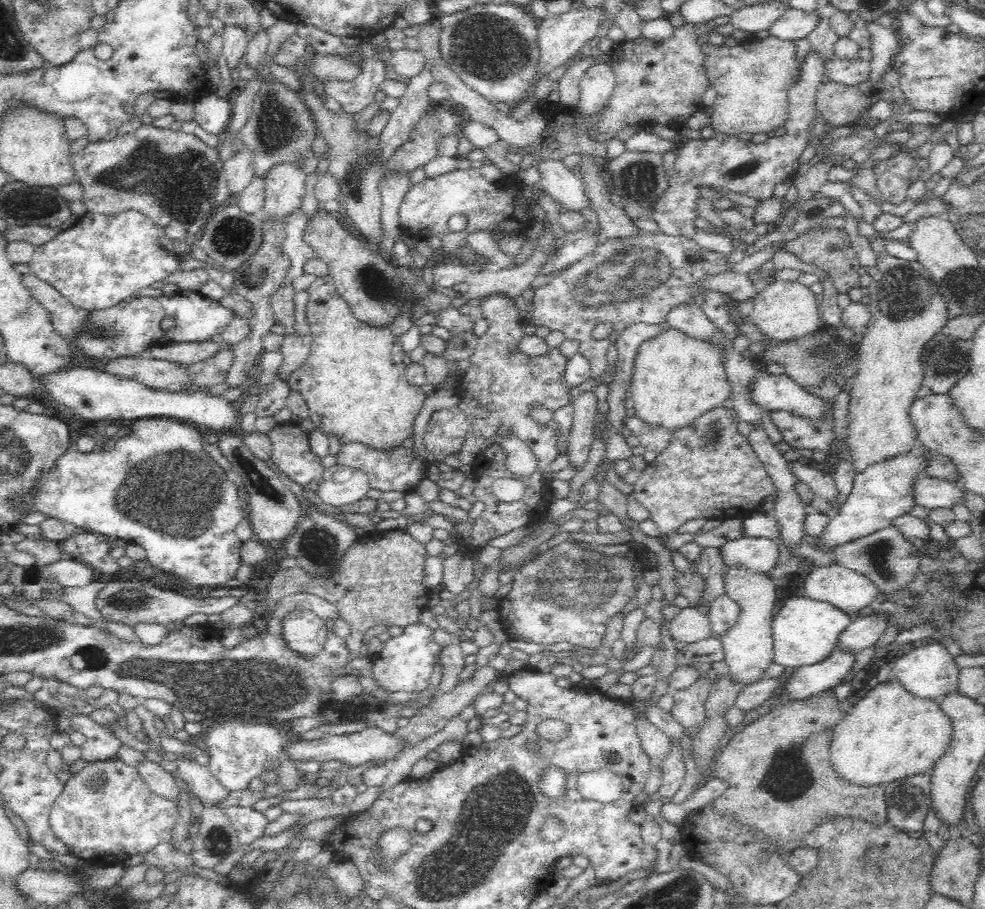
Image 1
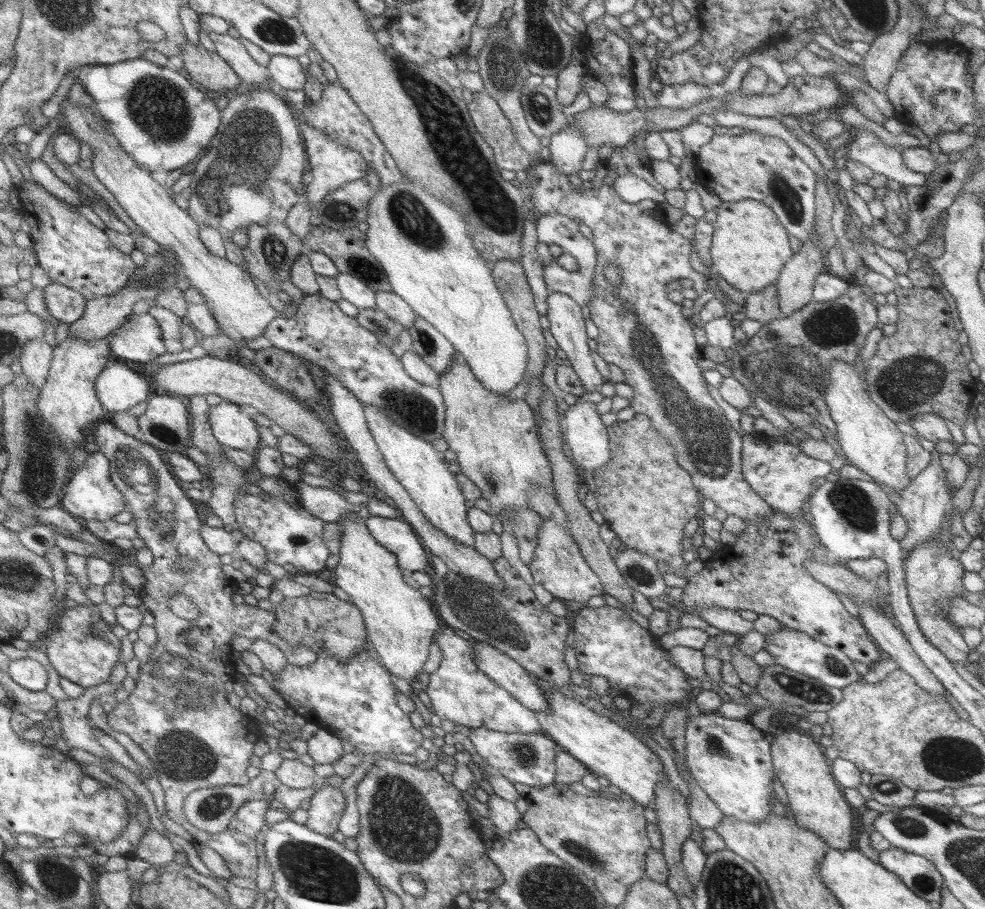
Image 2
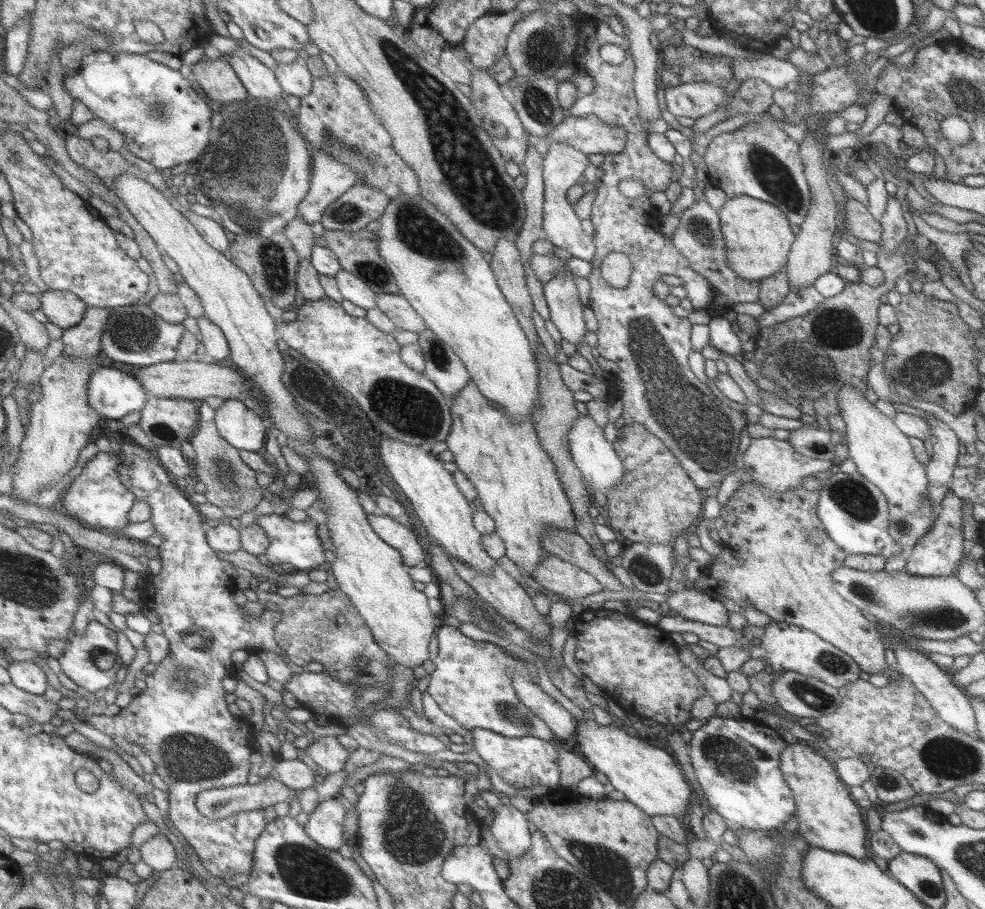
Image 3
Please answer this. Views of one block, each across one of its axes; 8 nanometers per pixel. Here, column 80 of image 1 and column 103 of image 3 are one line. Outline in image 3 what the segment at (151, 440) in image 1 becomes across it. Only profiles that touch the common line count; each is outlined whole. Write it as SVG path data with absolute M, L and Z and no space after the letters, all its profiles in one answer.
M116 451L98 452L86 463L80 475L71 483L67 493L61 499L66 514L74 517L87 528L116 532L129 526L129 512L135 506L136 496L120 477L120 458Z

